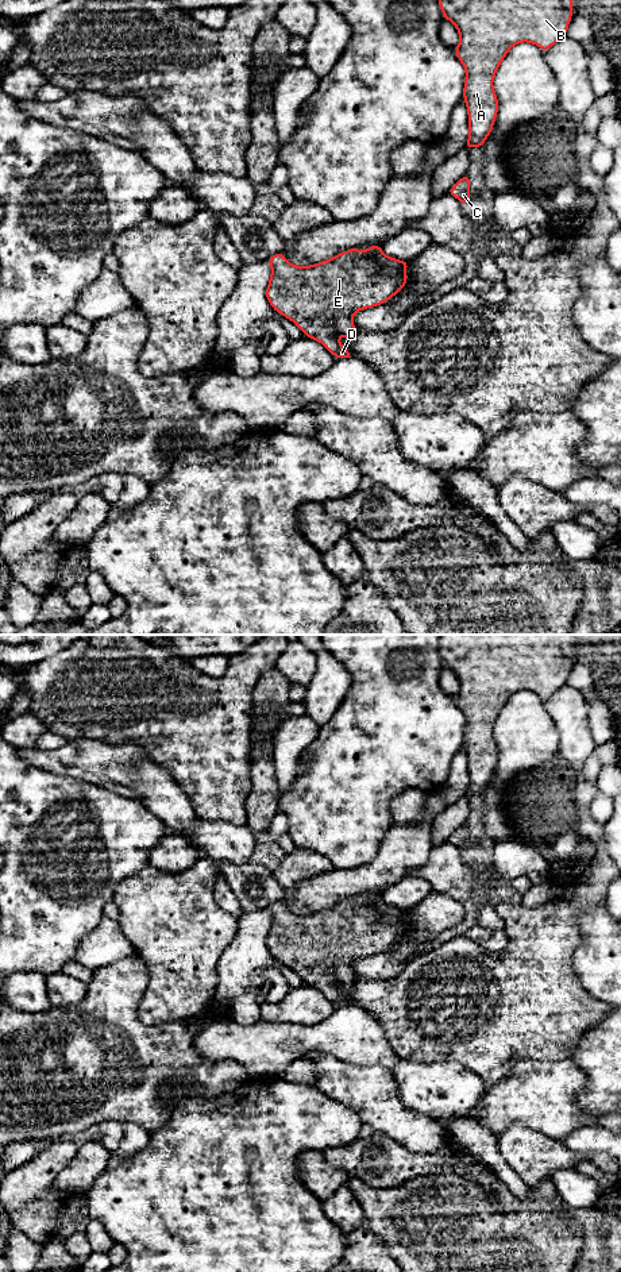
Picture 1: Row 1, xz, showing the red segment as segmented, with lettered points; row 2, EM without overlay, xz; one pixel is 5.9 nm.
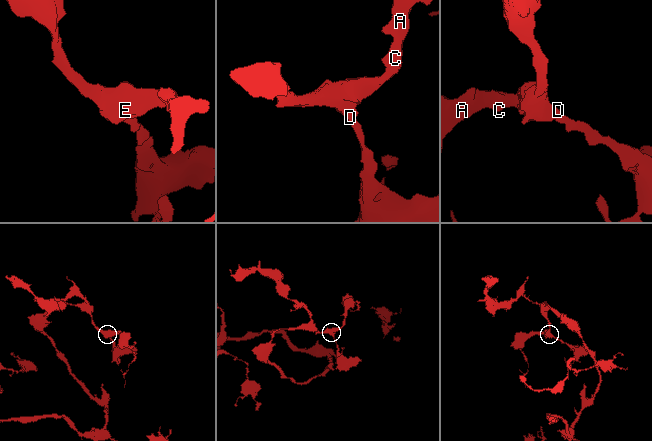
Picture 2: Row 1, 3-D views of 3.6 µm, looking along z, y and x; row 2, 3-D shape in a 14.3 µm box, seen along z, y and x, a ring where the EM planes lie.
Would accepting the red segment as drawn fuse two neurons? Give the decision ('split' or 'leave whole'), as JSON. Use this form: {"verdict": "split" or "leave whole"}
{"verdict": "leave whole"}

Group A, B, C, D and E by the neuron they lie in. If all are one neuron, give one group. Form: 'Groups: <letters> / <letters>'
Groups: A B C D E

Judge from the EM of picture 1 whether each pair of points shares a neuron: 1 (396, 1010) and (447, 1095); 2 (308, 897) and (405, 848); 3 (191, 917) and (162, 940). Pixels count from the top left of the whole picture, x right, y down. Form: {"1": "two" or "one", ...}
{"1": "two", "2": "one", "3": "one"}

